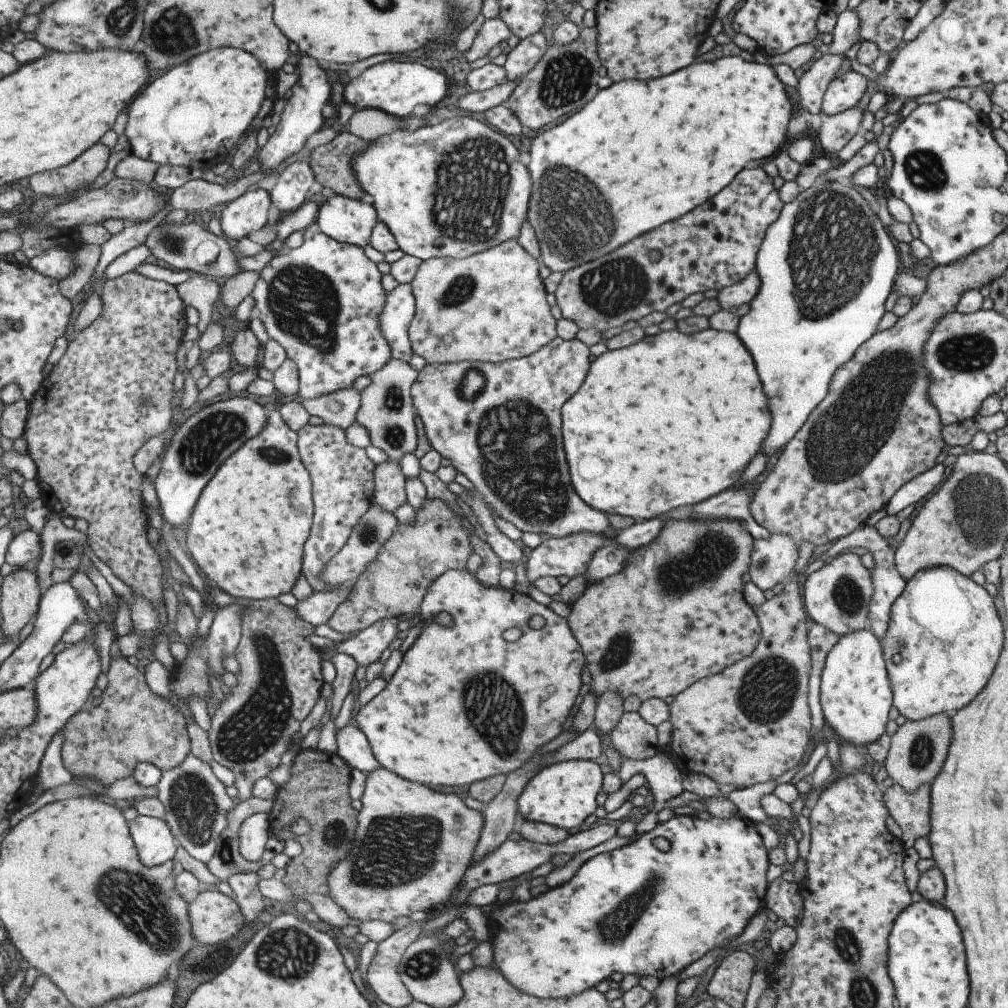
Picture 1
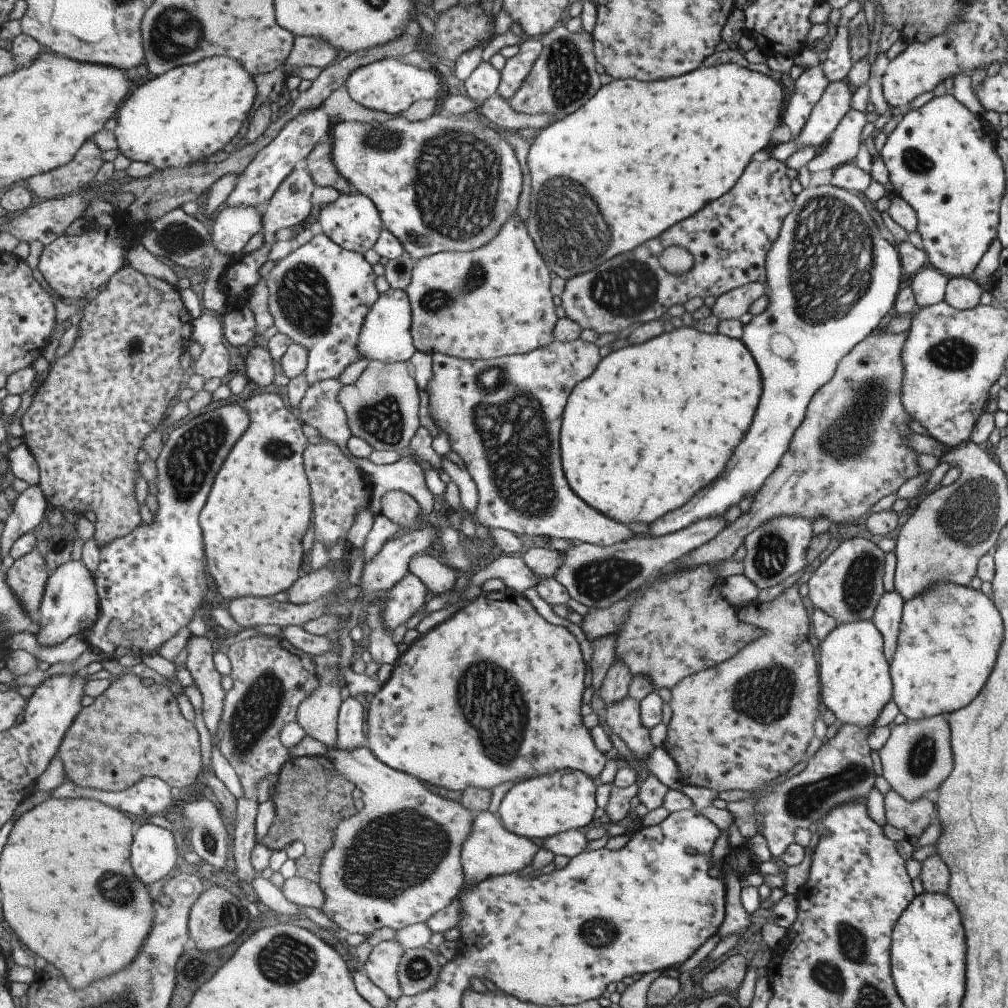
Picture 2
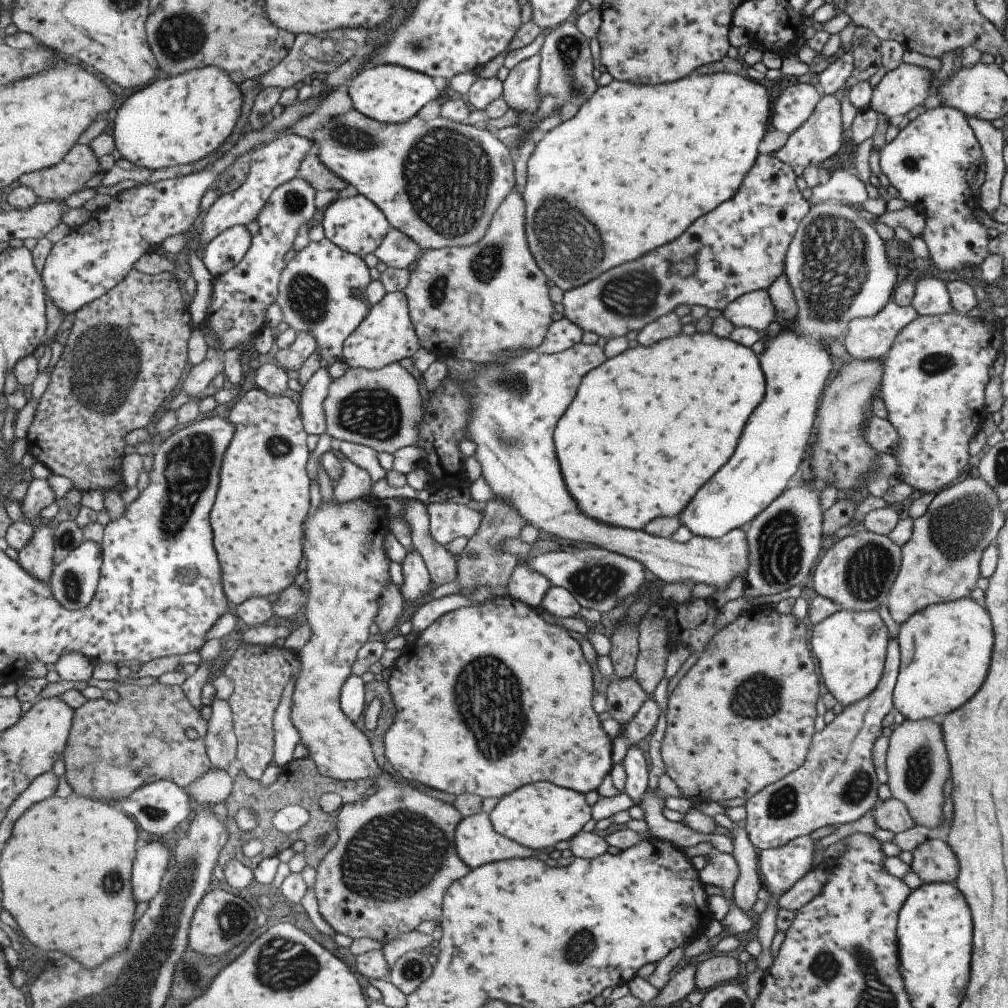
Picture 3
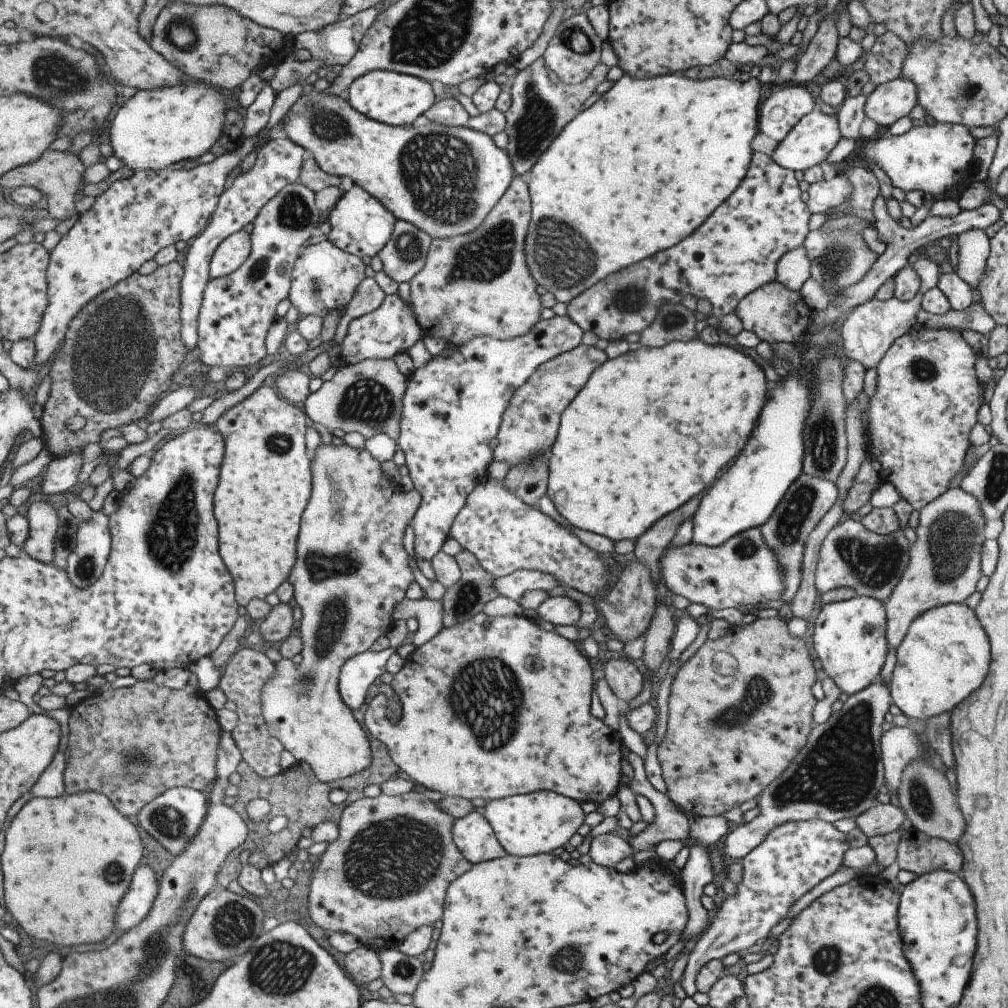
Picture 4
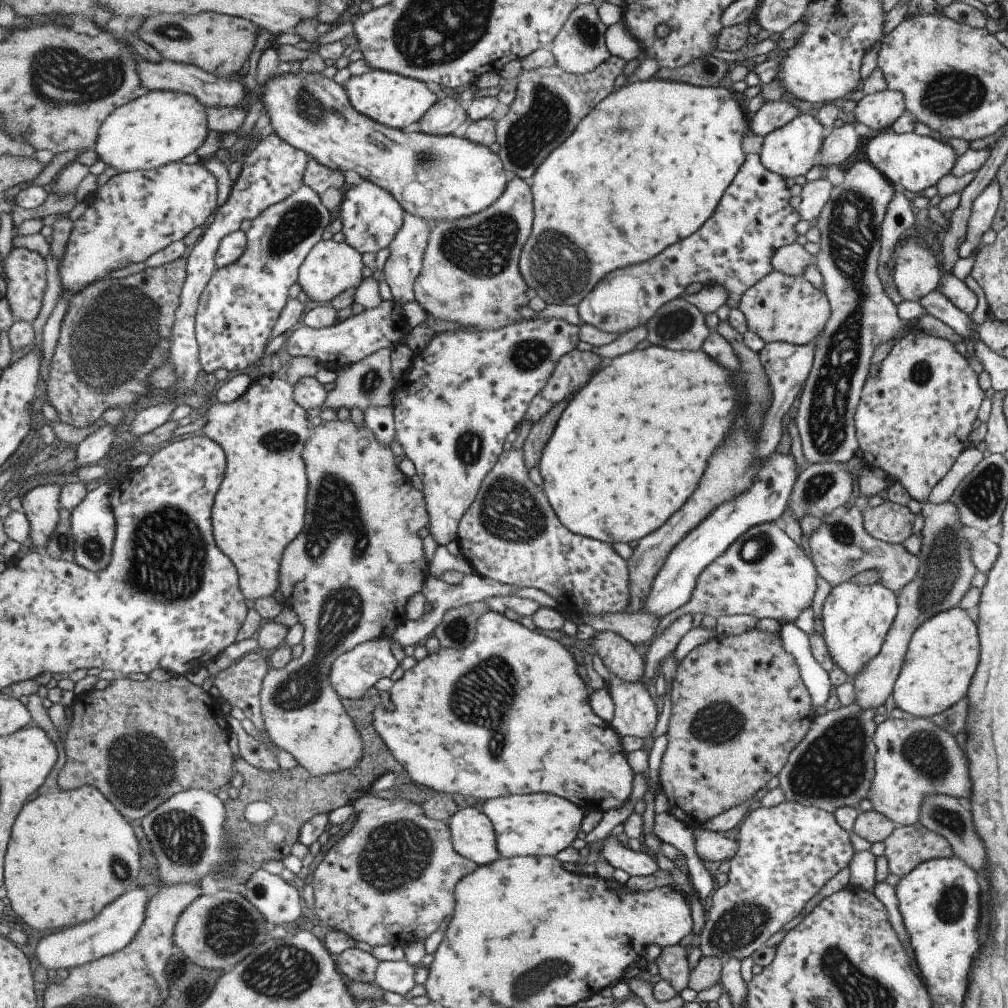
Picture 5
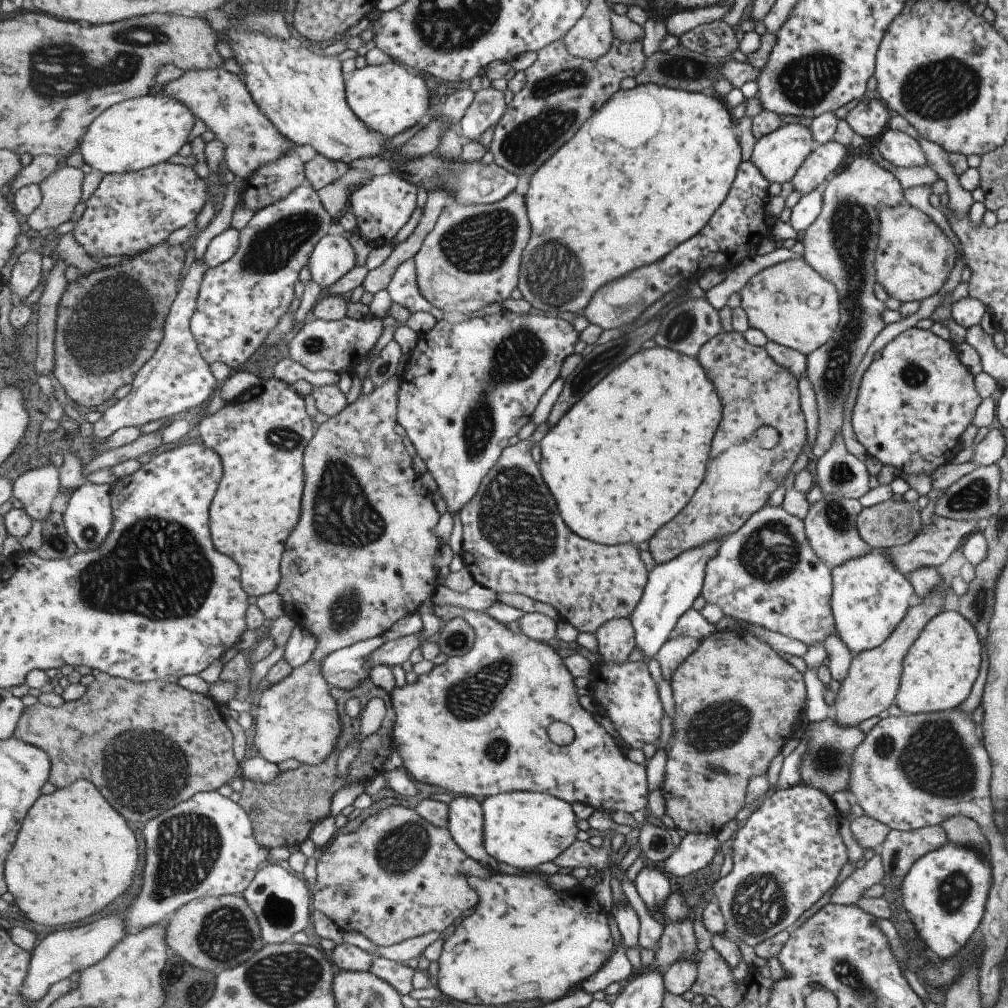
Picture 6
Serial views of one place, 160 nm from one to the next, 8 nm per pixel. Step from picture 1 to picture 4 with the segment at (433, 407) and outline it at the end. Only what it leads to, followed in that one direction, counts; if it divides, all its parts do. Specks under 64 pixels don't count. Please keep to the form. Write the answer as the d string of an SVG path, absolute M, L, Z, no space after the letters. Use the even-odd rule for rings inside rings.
M583 342L541 365L526 384L513 393L496 438L498 443L493 449L493 461L506 462L511 470L516 465L531 465L548 453L557 440L564 410L576 400L592 374L607 361L603 350ZM758 527L744 530L714 547L695 543L665 547L660 569L663 586L669 594L680 594L691 603L704 604L711 610L738 609L739 606L779 599L782 591L780 567L763 542Z

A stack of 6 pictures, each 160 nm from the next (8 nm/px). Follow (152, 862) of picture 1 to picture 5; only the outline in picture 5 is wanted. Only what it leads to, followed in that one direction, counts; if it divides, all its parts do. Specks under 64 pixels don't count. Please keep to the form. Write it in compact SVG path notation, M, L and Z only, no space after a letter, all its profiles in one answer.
M133 888L123 894L116 902L109 904L102 912L84 924L69 927L62 932L49 934L43 937L36 947L36 957L46 970L70 970L73 967L83 966L101 960L105 956L117 954L126 948L143 927L146 911L148 910L147 890Z

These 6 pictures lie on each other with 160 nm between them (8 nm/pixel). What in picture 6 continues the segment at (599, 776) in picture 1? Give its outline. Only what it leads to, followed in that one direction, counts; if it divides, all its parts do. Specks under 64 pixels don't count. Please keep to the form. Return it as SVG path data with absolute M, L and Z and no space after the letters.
M513 791L484 800L485 846L498 861L521 869L533 869L561 856L575 844L580 830L571 803L549 793Z

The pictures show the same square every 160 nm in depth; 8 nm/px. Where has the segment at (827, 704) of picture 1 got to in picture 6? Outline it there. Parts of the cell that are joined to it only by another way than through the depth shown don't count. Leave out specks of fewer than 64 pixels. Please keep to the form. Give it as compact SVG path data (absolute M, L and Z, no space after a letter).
M871 550L865 556L848 560L830 570L832 589L830 609L834 633L851 656L879 646L905 616L915 594L907 576L899 574L882 550Z

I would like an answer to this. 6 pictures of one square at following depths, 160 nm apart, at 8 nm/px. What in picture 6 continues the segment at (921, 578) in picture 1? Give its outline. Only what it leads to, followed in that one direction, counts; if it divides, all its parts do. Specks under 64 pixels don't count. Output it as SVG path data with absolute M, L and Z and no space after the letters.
M941 611L930 618L908 648L894 702L904 713L949 711L967 698L978 675L981 644L976 630L957 611Z

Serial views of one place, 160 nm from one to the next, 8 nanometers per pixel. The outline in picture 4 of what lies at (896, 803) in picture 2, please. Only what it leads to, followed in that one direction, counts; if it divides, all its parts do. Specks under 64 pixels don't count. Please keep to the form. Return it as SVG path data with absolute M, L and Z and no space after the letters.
M877 803L854 818L857 828L867 837L886 835L899 828L904 812L891 803Z

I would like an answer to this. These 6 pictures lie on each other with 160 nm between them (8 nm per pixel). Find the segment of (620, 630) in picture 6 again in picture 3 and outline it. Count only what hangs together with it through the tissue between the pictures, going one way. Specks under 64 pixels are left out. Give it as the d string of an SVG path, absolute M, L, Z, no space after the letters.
M635 676L628 679L610 678L605 710L611 718L628 726L648 698L648 694Z

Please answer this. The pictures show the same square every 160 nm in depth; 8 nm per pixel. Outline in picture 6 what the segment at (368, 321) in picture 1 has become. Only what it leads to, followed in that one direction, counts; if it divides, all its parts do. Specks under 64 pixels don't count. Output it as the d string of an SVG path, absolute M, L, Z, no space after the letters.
M338 235L324 236L309 259L311 279L321 288L341 280L357 266L357 254L347 238Z

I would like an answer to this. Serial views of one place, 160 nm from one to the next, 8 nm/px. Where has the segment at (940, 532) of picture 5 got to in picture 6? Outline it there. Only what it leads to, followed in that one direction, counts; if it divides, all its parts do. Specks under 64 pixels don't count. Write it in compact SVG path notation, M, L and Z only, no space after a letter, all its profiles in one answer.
M939 581L926 595L914 598L901 622L897 623L893 632L879 646L852 657L847 676L840 682L835 703L829 709L830 718L841 726L858 726L860 722L875 717L879 712L889 708L898 689L902 660L917 635L923 630L925 623L941 612L949 587L944 581Z

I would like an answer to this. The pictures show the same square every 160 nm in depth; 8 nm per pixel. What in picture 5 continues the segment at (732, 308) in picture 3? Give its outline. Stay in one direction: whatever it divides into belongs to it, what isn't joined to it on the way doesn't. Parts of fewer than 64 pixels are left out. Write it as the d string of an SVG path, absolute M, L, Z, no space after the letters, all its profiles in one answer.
M771 270L747 288L741 294L737 309L745 316L747 330L757 334L763 343L783 342L799 346L816 340L831 316L823 292L812 287L803 276L787 276L777 270Z

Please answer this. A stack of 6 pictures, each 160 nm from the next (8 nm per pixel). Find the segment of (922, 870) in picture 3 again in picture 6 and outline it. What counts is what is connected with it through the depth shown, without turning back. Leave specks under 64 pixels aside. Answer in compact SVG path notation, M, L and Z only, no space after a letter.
M939 825L898 831L890 829L877 853L885 876L904 877L909 867L928 852L941 848L947 842L945 831Z

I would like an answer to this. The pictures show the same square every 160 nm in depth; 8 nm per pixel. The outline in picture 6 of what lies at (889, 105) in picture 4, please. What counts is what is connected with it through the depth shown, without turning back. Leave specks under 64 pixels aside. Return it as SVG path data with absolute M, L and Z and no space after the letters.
M862 99L847 112L844 120L855 136L875 138L887 128L890 112L882 101Z

